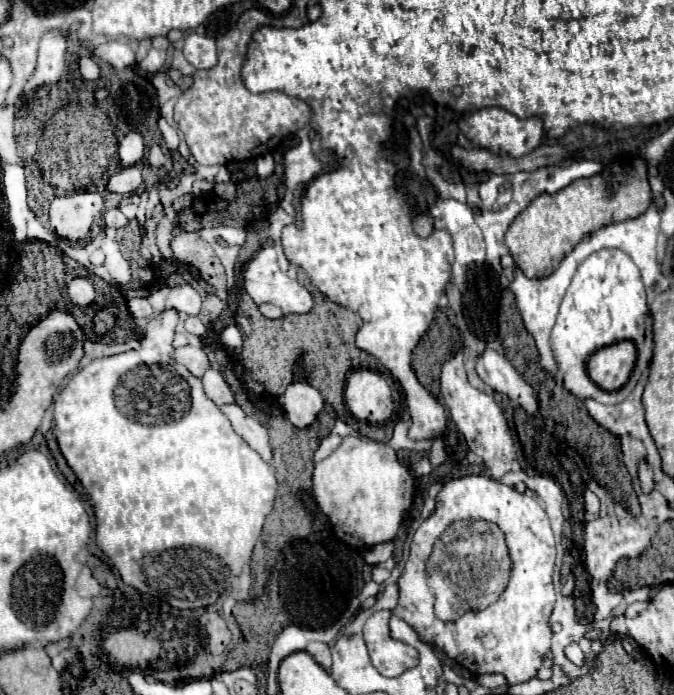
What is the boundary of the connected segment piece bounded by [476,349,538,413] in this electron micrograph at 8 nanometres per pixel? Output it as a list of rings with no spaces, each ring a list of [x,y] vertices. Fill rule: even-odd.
[[[486,349],[476,357],[476,373],[490,389],[500,391],[512,401],[520,403],[526,413],[534,413],[538,409],[532,387],[520,377],[510,361],[504,355],[498,355],[494,349]]]

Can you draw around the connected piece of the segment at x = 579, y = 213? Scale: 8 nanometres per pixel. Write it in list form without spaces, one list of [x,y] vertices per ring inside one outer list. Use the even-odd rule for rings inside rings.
[[[642,159],[636,161],[636,173],[630,175],[614,175],[610,169],[602,173],[578,179],[558,193],[542,193],[538,195],[510,225],[506,231],[504,243],[510,249],[514,263],[524,271],[524,275],[536,273],[536,277],[550,275],[560,261],[578,245],[586,235],[626,219],[634,219],[642,215],[652,201],[646,165]]]

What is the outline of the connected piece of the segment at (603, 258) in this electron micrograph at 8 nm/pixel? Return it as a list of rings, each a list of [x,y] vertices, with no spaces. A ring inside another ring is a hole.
[[[602,249],[592,253],[576,271],[550,333],[550,347],[558,363],[558,371],[564,377],[564,387],[578,399],[596,399],[598,403],[620,403],[628,397],[640,373],[648,367],[653,355],[652,317],[646,305],[646,291],[642,277],[634,261],[620,249]],[[616,341],[632,341],[638,351],[638,359],[628,383],[618,391],[604,391],[590,381],[586,373],[586,359],[596,349]]]

